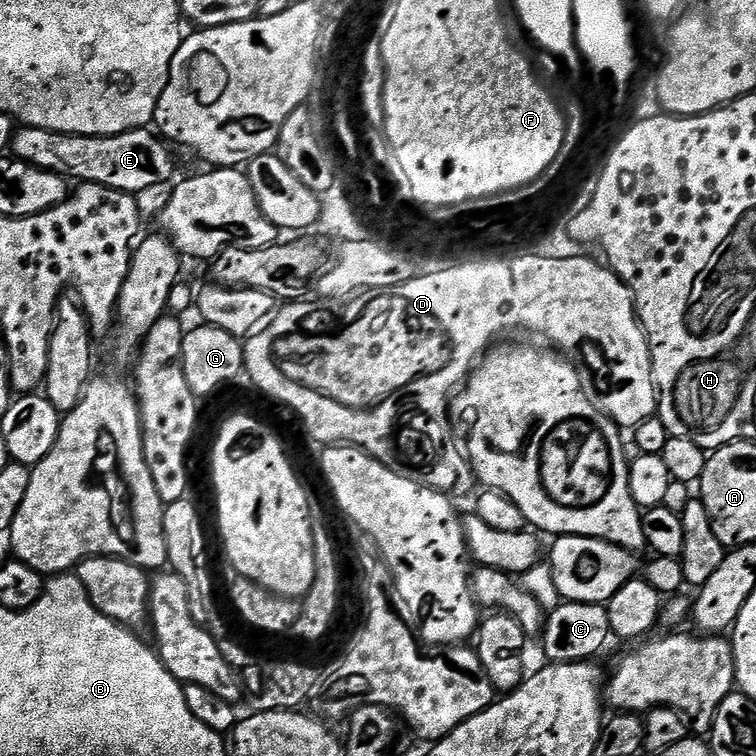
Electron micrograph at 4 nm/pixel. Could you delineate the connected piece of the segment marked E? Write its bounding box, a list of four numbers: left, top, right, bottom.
[10,126,176,194]

